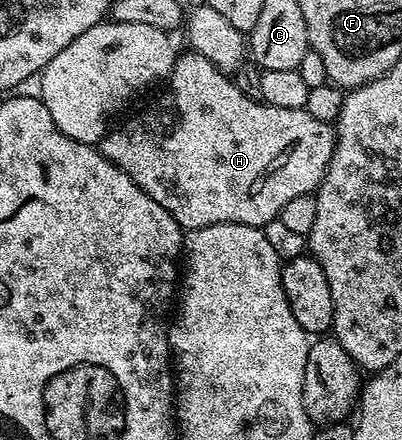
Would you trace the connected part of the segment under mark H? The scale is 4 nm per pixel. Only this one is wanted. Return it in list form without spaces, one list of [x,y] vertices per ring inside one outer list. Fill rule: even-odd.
[[[194,52],[186,53],[180,53],[175,59],[175,67],[171,69],[169,75],[171,87],[164,92],[163,99],[156,106],[141,111],[136,118],[129,119],[124,126],[119,126],[116,130],[115,127],[108,129],[107,135],[104,136],[102,142],[98,143],[97,149],[110,162],[117,164],[117,168],[121,168],[128,174],[144,192],[153,196],[153,200],[157,200],[157,204],[161,204],[161,208],[165,208],[165,212],[169,212],[169,216],[173,216],[173,220],[177,220],[177,224],[184,231],[200,230],[217,224],[241,224],[256,228],[268,226],[270,222],[278,219],[281,208],[285,208],[285,204],[289,204],[289,200],[294,200],[296,196],[314,194],[319,189],[321,180],[329,168],[329,160],[333,156],[335,127],[325,120],[317,120],[313,116],[309,116],[309,112],[305,108],[302,110],[273,108],[264,101],[250,99],[249,96],[245,96],[241,92],[241,89],[226,73],[215,67],[205,56]]]

